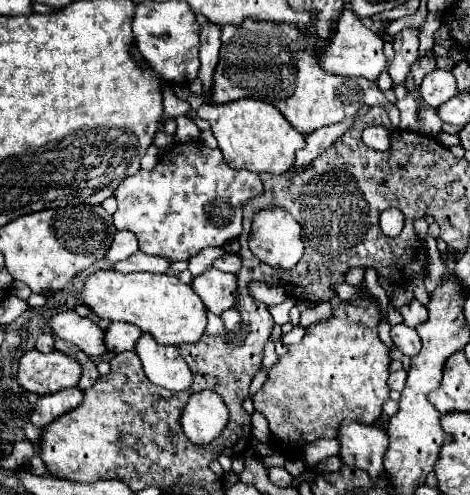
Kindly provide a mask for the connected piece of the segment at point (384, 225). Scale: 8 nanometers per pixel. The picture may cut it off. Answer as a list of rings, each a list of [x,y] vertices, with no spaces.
[[[388,209],[380,213],[380,229],[388,237],[396,237],[404,227],[404,217],[400,217],[398,209]]]

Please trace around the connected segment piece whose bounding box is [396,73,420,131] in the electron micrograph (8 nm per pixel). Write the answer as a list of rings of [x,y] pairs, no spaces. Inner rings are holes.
[[[408,73],[404,85],[406,85],[408,95],[396,103],[396,107],[400,109],[400,127],[406,131],[418,131],[420,123],[418,123],[418,107],[414,101],[416,89],[414,89],[414,81],[412,81],[412,73]]]

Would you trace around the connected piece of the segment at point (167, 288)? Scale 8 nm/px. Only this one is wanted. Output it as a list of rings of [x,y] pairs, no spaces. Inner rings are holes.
[[[102,269],[90,275],[80,291],[80,301],[88,305],[100,319],[126,321],[154,335],[162,345],[196,343],[206,331],[206,307],[190,285],[184,285],[170,273],[116,273]]]

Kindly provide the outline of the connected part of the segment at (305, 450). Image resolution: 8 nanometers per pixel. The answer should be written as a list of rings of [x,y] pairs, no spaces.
[[[318,439],[302,447],[301,459],[309,466],[337,455],[339,453],[339,441],[337,439]]]

